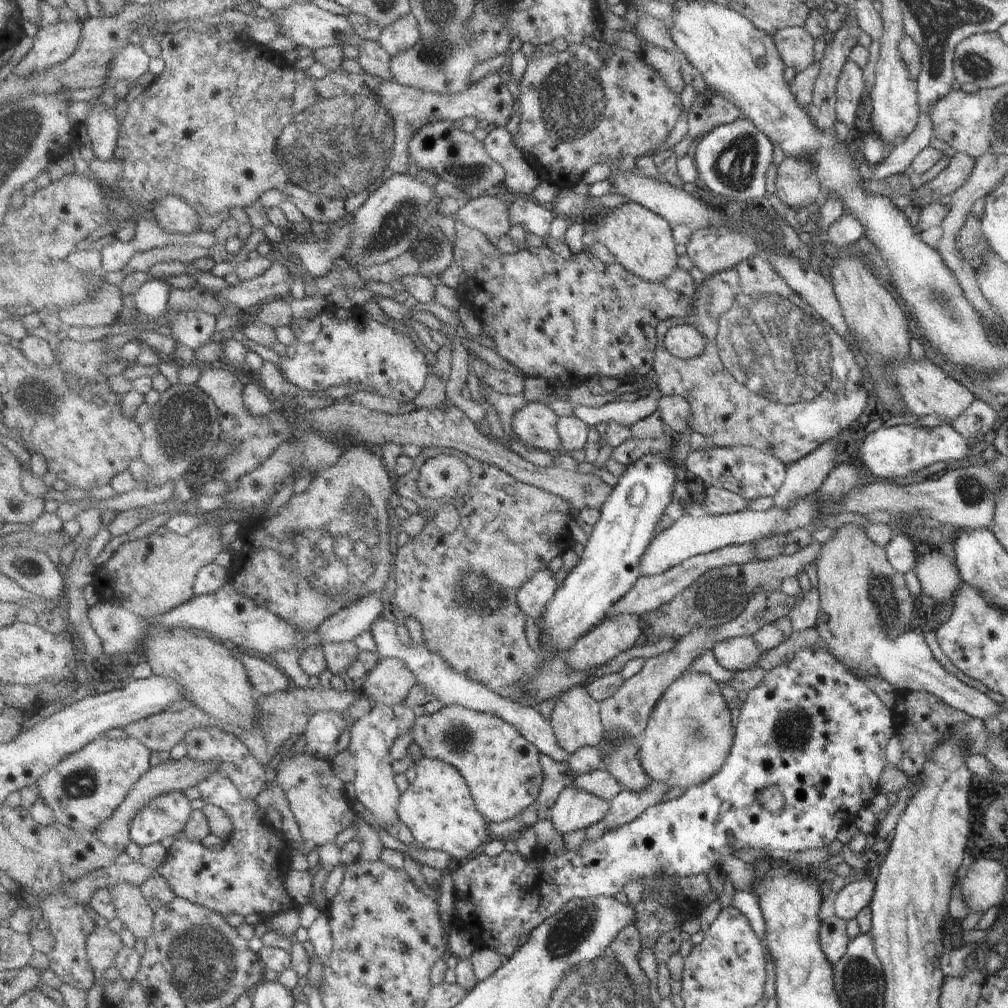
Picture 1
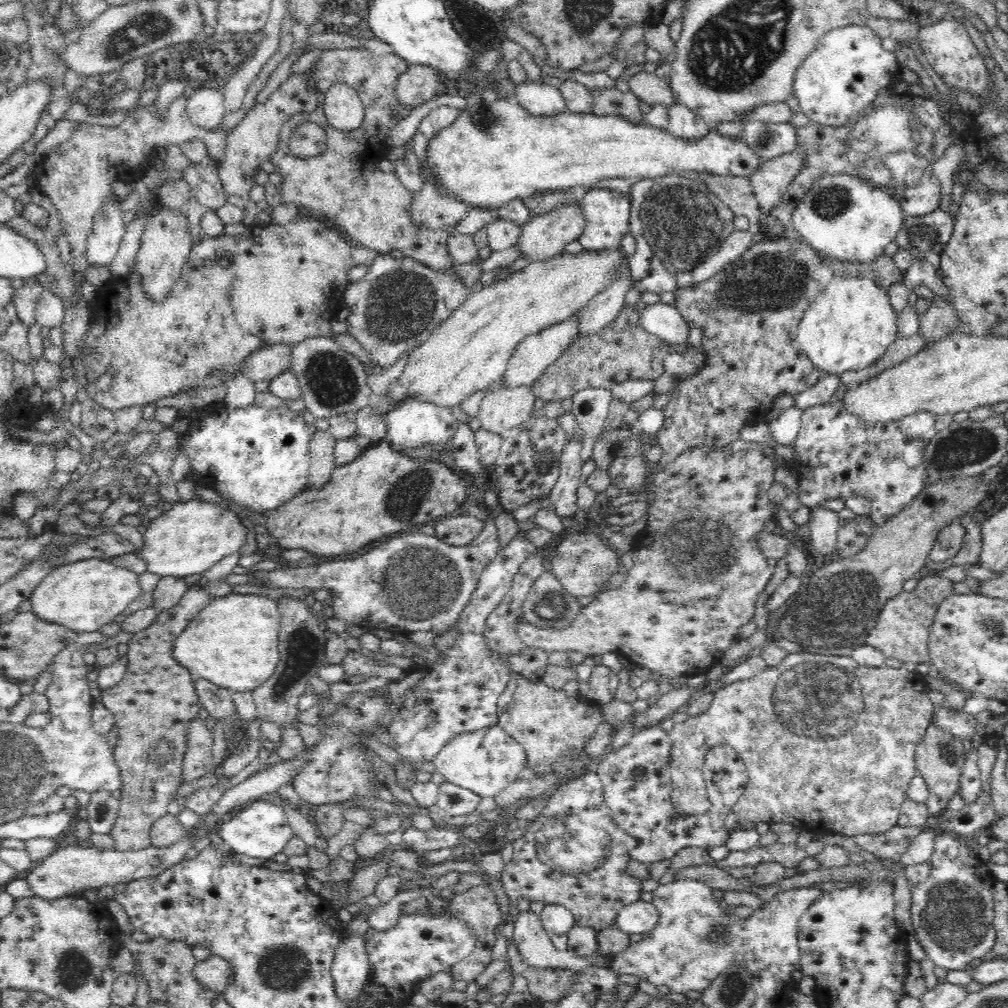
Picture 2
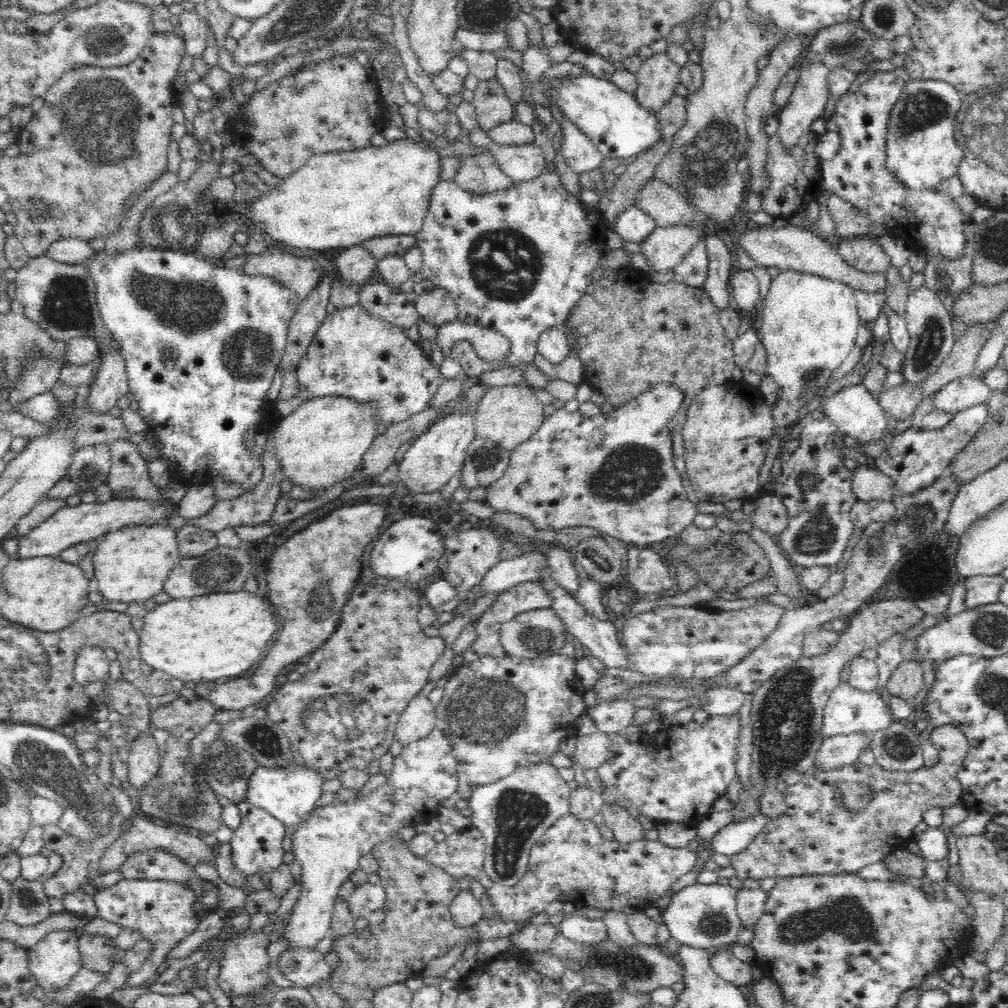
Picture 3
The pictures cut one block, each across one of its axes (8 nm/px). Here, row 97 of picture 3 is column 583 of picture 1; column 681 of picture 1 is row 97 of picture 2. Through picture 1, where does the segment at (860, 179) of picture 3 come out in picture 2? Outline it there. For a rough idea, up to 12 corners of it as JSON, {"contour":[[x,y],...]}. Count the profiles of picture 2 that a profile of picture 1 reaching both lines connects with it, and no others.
{"contour":[[868,25],[825,32],[793,91],[838,128],[901,69]]}

